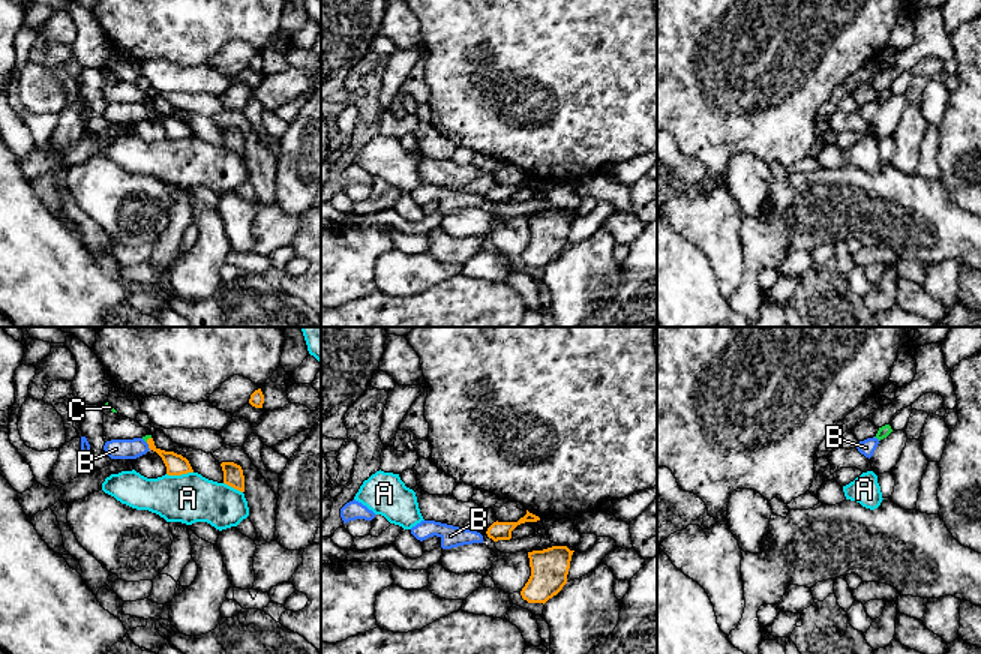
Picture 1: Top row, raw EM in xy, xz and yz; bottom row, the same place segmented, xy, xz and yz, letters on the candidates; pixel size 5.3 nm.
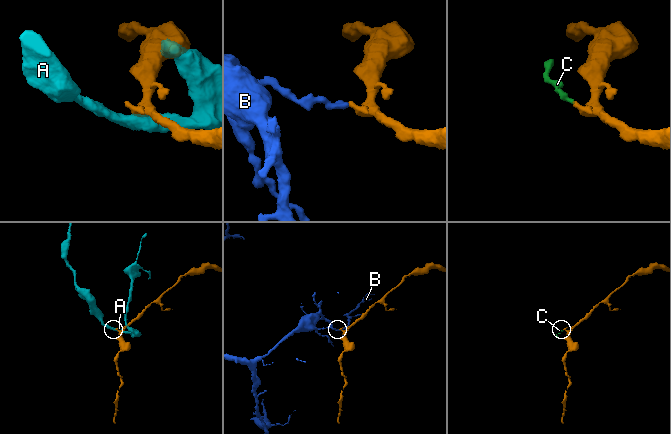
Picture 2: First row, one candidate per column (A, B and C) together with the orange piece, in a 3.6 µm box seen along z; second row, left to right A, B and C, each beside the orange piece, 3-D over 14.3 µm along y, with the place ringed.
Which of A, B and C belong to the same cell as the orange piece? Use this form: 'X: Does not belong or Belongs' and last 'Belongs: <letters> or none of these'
A: Does not belong
B: Does not belong
C: Belongs
Belongs: C

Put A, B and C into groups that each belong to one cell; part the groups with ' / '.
A / B / C

